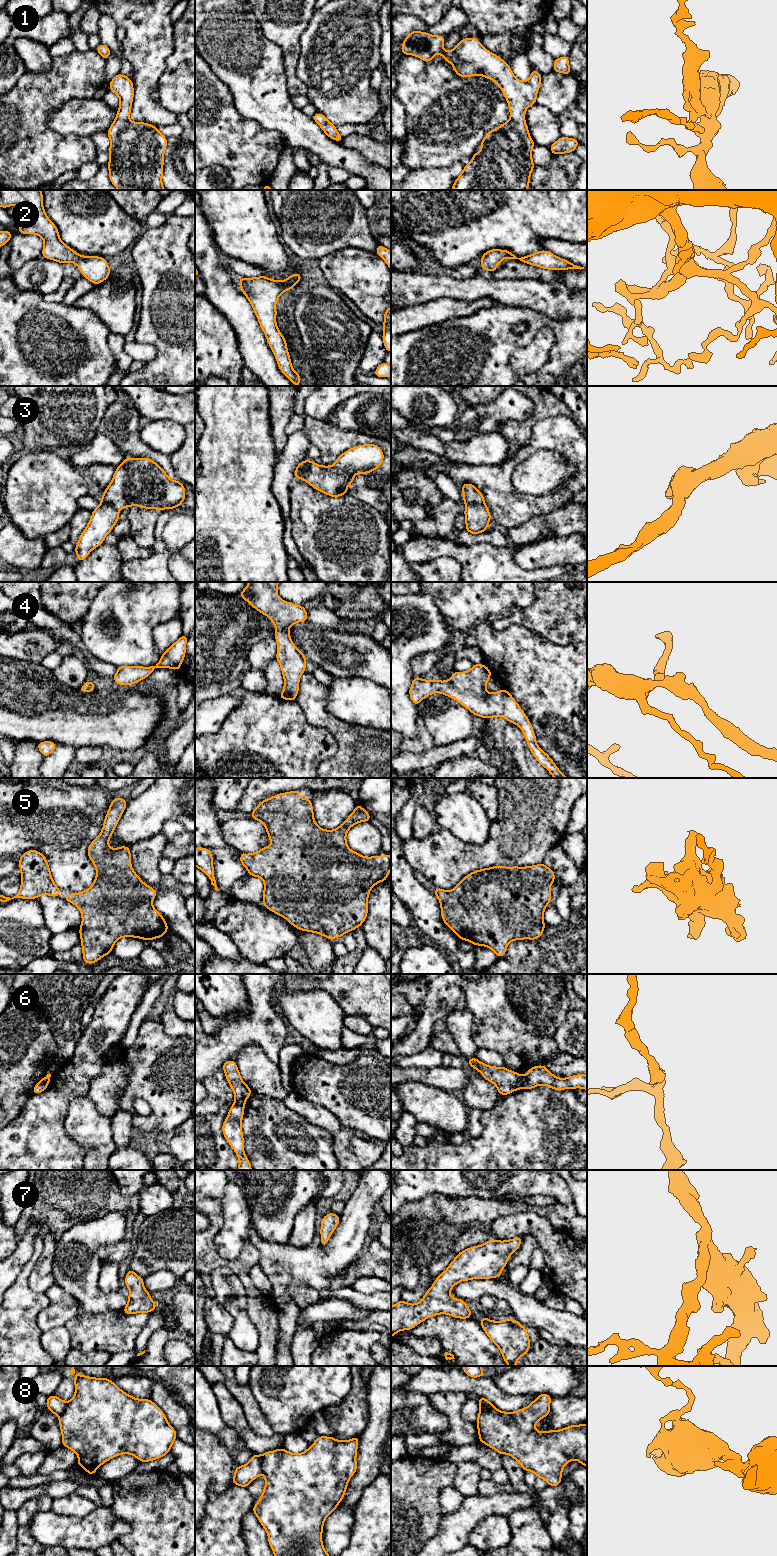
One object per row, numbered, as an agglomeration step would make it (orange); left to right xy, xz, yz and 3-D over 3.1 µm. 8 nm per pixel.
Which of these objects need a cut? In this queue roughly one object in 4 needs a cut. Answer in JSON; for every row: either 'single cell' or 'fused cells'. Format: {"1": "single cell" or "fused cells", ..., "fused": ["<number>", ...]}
{"1": "single cell", "2": "single cell", "3": "single cell", "4": "single cell", "5": "single cell", "6": "fused cells", "7": "single cell", "8": "single cell", "fused": ["6"]}

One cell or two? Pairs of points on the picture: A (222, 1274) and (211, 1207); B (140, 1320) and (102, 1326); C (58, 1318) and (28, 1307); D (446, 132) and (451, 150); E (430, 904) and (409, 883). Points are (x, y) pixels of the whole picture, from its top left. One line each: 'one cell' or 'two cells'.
A: two cells
B: one cell
C: two cells
D: one cell
E: one cell

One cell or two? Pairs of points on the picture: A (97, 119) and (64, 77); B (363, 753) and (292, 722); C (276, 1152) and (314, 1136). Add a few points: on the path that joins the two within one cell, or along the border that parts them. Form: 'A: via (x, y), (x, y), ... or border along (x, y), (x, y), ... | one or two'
A: border along (92, 97), (72, 98), (59, 108) | two
B: border along (318, 726), (337, 745), (323, 760) | two
C: via (285, 1152), (297, 1152), (305, 1145) | one

